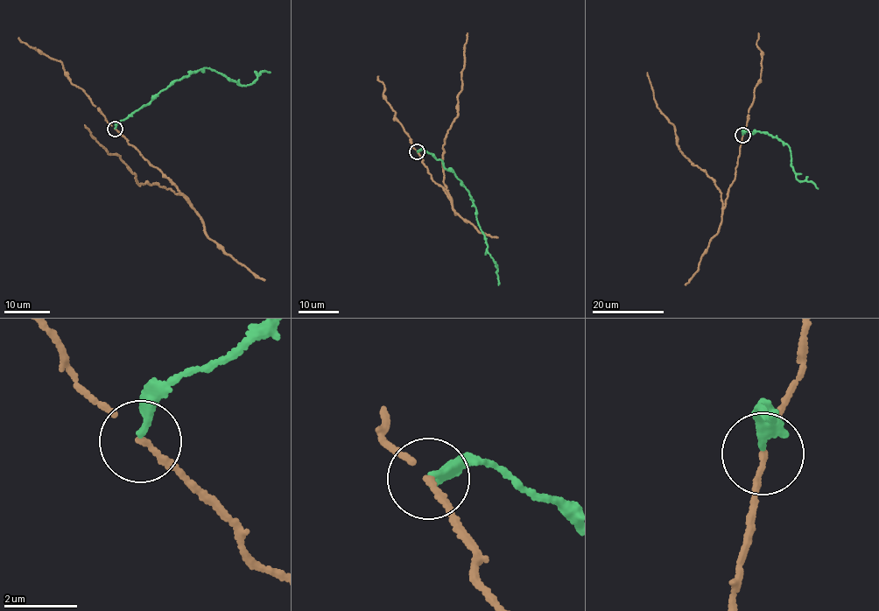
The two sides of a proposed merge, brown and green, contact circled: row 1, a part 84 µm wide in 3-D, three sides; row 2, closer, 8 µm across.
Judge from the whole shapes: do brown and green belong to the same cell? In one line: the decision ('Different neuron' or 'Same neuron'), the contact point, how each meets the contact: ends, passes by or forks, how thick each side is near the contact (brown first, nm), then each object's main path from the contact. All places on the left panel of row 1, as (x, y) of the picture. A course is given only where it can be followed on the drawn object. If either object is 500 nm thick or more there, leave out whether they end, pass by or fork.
Different neuron. Place: (115, 129). At the ring brown passes by. At the ring green ends. Thickness 120 nm (brown) against 260 nm. Course of brown: (115, 129), (186, 198), (155, 184), (139, 186), (121, 158), (106, 150), (84, 124). Course of green: (115, 129), (118, 122), (172, 81), (190, 73), (206, 67), (242, 85), (250, 83), (265, 70), (270, 73)

